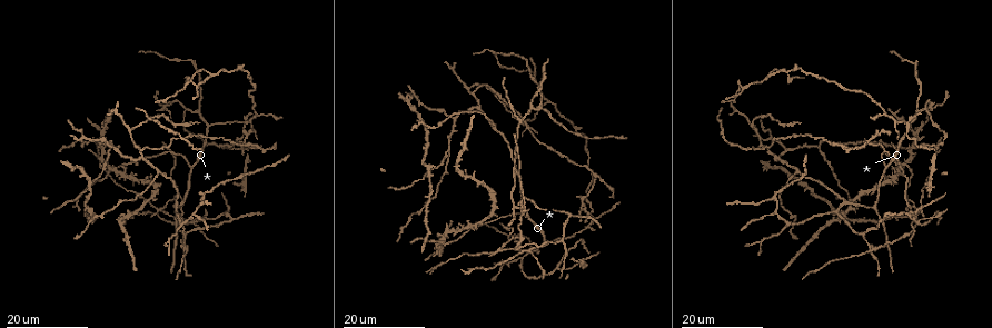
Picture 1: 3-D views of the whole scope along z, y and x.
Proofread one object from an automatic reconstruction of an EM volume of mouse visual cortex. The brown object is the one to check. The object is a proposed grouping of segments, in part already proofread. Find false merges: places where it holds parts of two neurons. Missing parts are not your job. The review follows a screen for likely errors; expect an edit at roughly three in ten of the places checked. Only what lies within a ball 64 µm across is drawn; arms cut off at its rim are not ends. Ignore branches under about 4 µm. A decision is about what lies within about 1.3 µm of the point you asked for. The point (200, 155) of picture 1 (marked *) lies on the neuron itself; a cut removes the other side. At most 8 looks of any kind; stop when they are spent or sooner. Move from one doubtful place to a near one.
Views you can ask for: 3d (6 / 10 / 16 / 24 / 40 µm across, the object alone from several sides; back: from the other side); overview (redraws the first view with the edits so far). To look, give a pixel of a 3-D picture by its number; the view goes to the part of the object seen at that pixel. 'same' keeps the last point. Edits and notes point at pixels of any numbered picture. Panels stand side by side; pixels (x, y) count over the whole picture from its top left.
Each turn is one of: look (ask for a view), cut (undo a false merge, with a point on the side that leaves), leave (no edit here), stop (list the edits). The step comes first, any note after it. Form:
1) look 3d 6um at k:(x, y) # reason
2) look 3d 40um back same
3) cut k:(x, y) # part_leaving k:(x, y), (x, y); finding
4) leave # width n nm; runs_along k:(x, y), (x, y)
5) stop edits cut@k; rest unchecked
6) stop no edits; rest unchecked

look 3d 16um at 1:(175, 203) # three arms meet

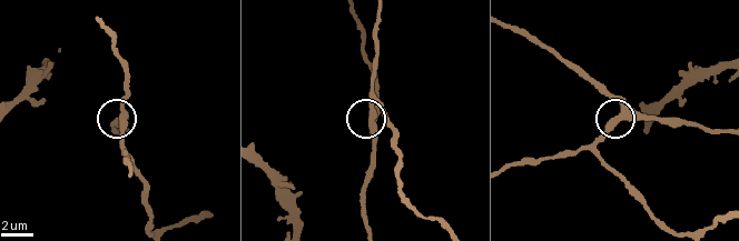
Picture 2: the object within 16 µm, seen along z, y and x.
look 3d 6um at 2:(620, 112) # zoom in

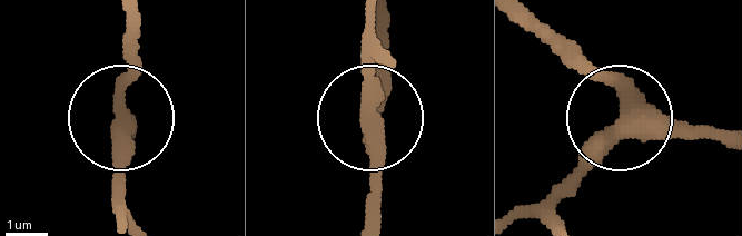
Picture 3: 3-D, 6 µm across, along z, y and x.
leave # arms 3; runs_along 3:(725, 138), (651, 134), (623, 120), (527, 216); one neuron here

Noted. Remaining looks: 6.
look 3d 24um at 1:(257, 146) # branch point

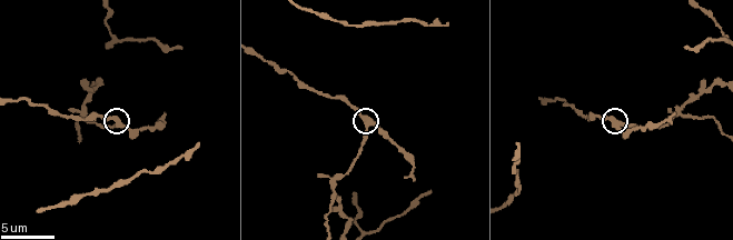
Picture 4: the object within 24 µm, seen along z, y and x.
look 3d 10um at 4:(369, 127)

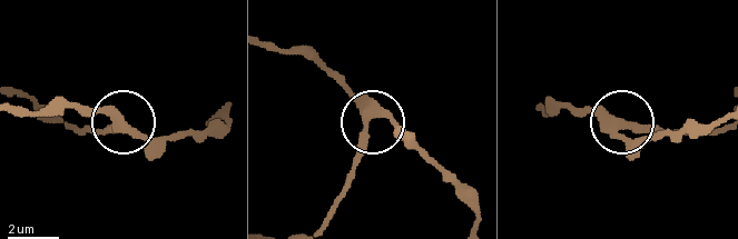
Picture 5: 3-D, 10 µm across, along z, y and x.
leave # arms 3; runs_along 5:(541, 108), (551, 113), (570, 108), (609, 111), (638, 157); continuous, no second neuron

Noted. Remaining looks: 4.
look 3d 16um at 1:(524, 259) # three arms meet

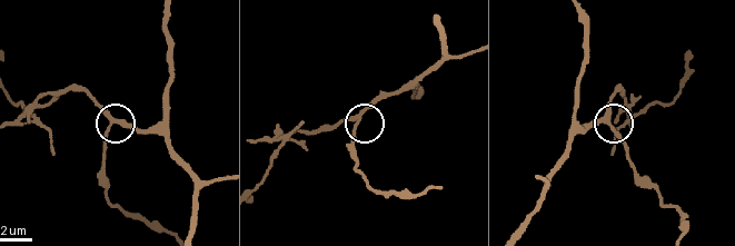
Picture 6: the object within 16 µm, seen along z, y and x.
look 3d 6um at 6:(607, 121)

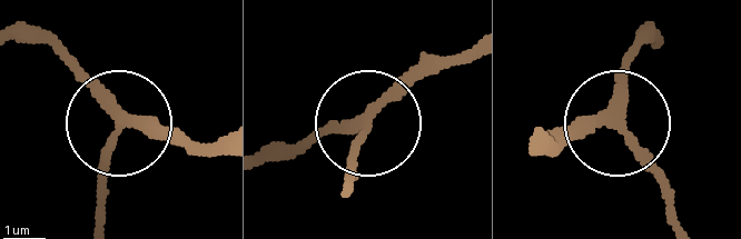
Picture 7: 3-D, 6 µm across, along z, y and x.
leave # runs_along 7:(541, 153), (609, 121), (633, 32); one neuron here

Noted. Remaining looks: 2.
look 3d 24um at 1:(886, 168) # two arms in line, one across

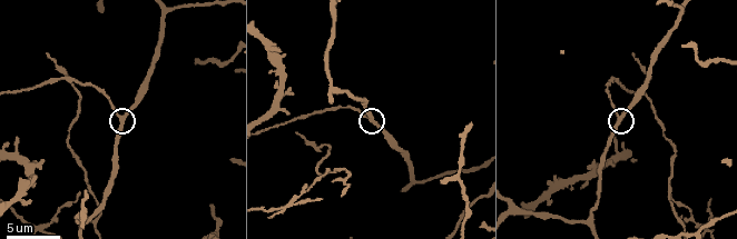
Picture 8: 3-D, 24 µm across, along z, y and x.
look 3d 10um at 8:(121, 122) # closer look

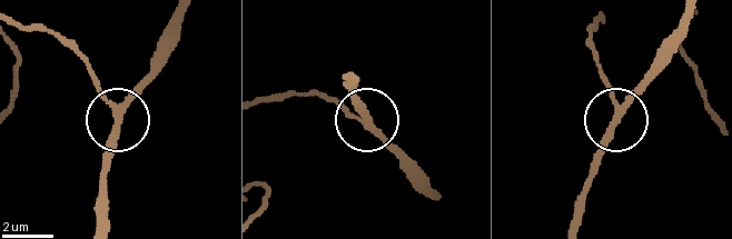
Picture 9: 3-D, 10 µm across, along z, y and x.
leave # side_arm 93 um; runs_along 9:(684, 33), (665, 69), (616, 116), (595, 59); all the same neuron

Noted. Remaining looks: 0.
stop no edits; rest unchecked

